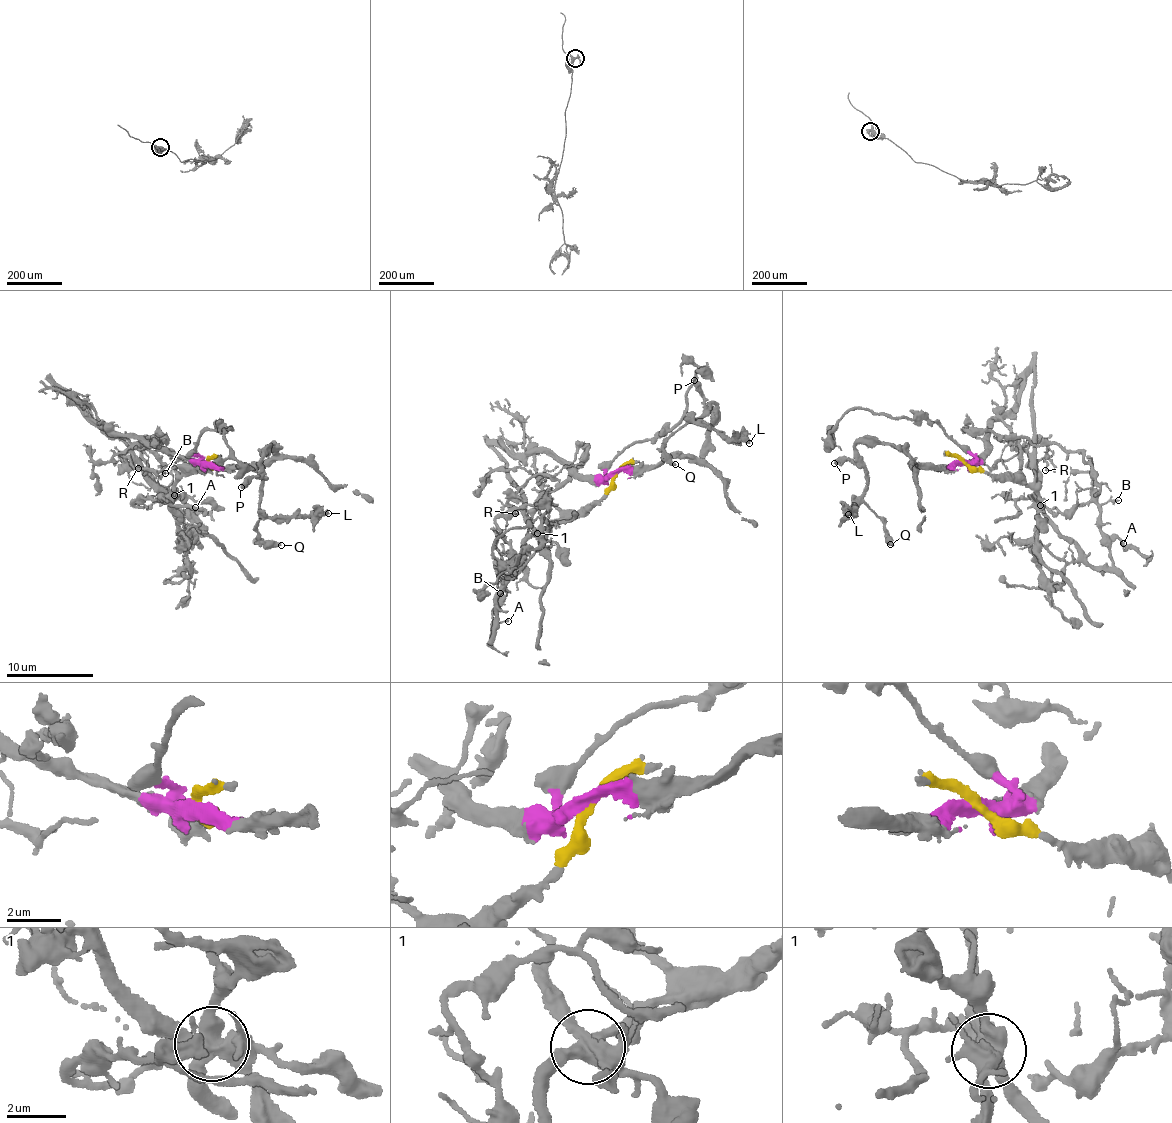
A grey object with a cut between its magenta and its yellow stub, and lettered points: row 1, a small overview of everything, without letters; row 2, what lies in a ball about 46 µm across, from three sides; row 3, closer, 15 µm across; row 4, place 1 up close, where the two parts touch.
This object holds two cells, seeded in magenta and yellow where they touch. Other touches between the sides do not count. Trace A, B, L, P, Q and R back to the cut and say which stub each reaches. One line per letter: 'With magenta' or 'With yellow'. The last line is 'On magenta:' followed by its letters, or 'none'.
A: With yellow
B: With yellow
L: With magenta
P: With magenta
Q: With magenta
R: With yellow
On magenta: L, P, Q

